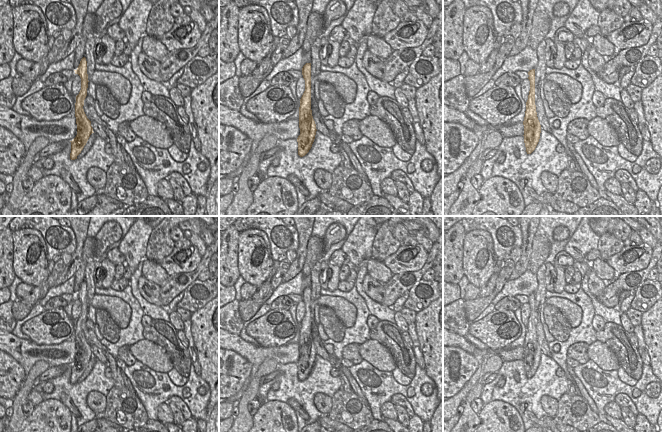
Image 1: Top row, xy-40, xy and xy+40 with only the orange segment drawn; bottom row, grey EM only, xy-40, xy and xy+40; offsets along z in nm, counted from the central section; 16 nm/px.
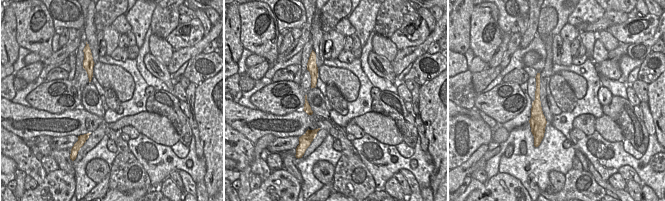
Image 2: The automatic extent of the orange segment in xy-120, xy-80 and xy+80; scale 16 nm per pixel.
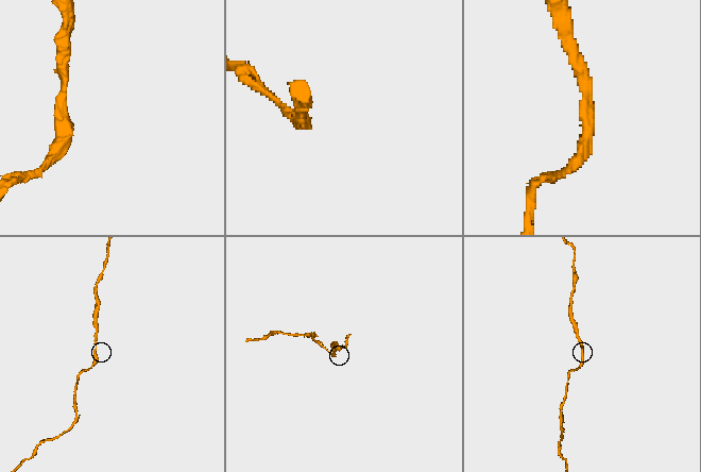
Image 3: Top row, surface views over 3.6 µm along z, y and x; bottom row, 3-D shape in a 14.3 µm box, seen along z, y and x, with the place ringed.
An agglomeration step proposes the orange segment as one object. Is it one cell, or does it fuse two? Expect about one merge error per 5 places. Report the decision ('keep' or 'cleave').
keep

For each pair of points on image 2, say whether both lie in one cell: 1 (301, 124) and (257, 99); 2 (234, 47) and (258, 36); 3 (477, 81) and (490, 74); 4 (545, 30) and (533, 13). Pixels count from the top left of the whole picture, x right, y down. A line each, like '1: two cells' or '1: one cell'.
1: two cells
2: two cells
3: one cell
4: two cells

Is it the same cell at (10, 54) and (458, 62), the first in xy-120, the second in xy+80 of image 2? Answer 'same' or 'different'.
different

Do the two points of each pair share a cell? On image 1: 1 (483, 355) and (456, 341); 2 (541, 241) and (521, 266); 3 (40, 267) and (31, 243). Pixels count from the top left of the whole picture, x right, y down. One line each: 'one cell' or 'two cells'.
1: one cell
2: two cells
3: one cell

